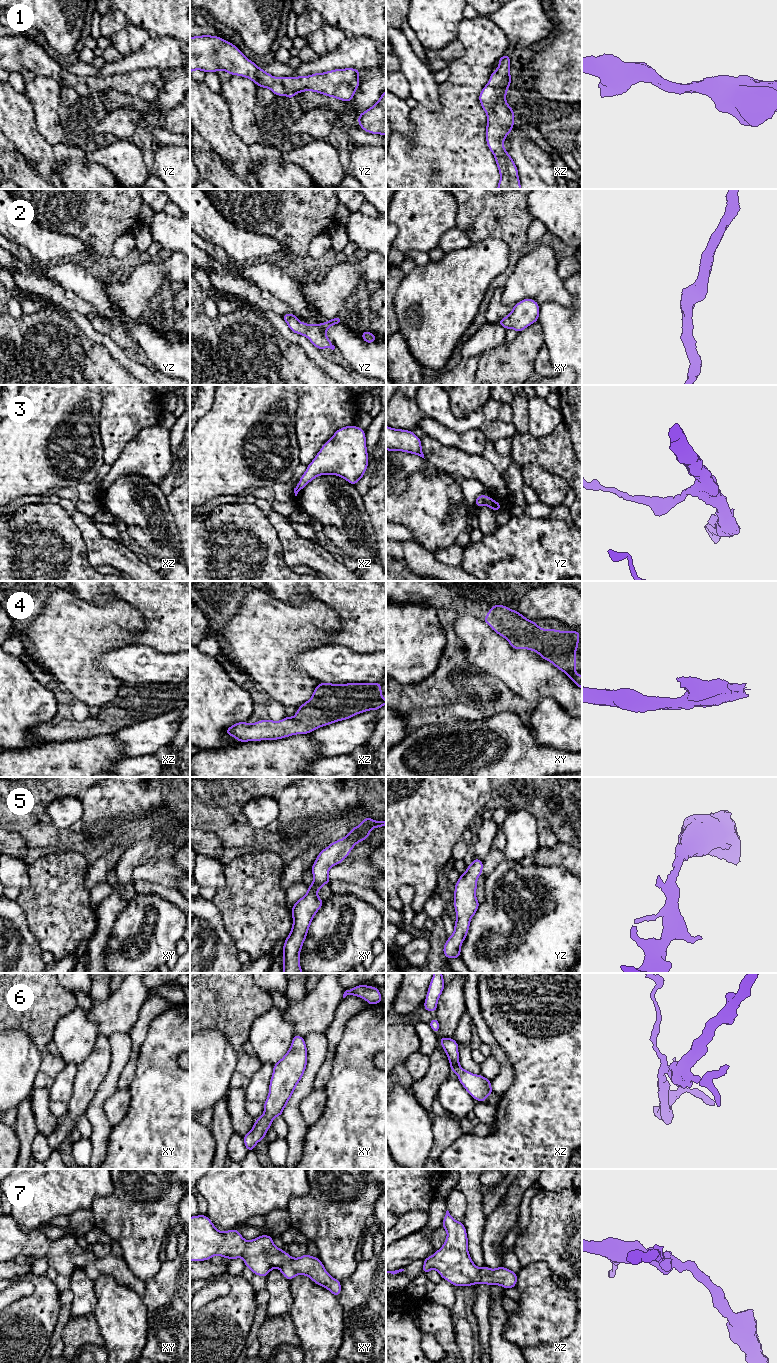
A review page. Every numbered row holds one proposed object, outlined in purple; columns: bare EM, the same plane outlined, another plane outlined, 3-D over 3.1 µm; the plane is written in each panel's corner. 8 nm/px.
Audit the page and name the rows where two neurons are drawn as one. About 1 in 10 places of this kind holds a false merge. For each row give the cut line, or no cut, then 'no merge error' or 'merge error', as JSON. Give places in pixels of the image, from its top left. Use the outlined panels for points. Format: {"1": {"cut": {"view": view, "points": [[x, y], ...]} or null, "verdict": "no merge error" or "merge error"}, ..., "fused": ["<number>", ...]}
{"1": {"cut": null, "verdict": "no merge error"}, "2": {"cut": null, "verdict": "no merge error"}, "3": {"cut": null, "verdict": "no merge error"}, "4": {"cut": {"view": "xz", "points": [[345, 684], [341, 691], [325, 694], [324, 704], [297, 711]]}, "verdict": "merge error"}, "5": {"cut": null, "verdict": "no merge error"}, "6": {"cut": null, "verdict": "no merge error"}, "7": {"cut": null, "verdict": "no merge error"}, "fused": ["4"]}

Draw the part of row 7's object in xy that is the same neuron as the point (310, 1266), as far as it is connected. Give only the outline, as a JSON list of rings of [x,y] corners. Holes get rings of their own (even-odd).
[[[206,1215],[190,1217],[190,1261],[210,1260],[214,1255],[230,1260],[241,1257],[245,1266],[258,1276],[266,1277],[272,1269],[279,1268],[288,1280],[293,1279],[296,1275],[306,1275],[316,1284],[328,1289],[336,1297],[341,1293],[340,1281],[329,1275],[319,1258],[307,1253],[299,1258],[293,1258],[284,1250],[279,1249],[269,1235],[261,1235],[247,1241],[236,1229],[230,1229],[227,1232],[217,1230]]]

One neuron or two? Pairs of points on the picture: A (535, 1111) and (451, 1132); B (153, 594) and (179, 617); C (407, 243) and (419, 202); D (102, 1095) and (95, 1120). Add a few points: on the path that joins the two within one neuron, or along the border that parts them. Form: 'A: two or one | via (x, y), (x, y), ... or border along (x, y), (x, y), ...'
A: two | border along (463, 1134), (444, 1149)
B: one | via (159, 597), (173, 611)
C: one | via (415, 233), (419, 229), (419, 212)
D: one | via (98, 1101), (96, 1114)

